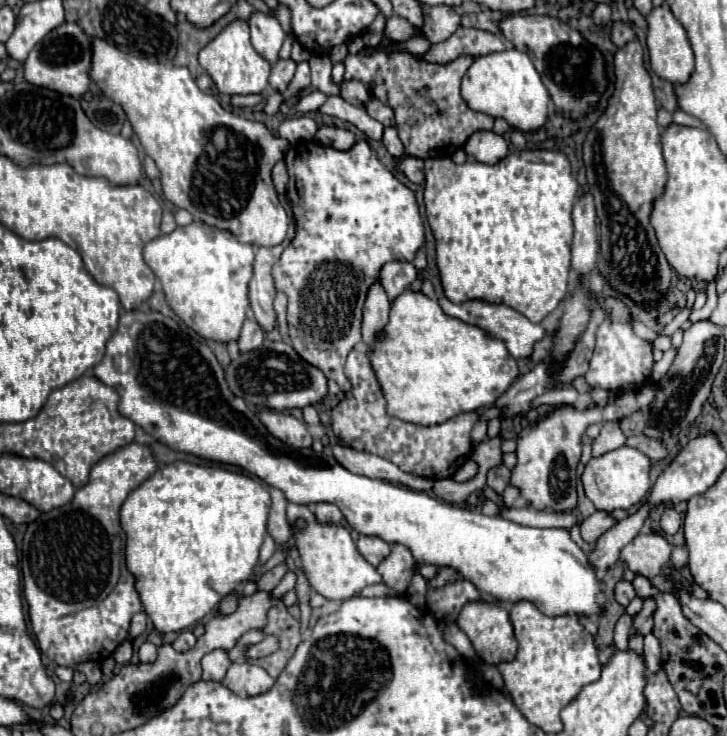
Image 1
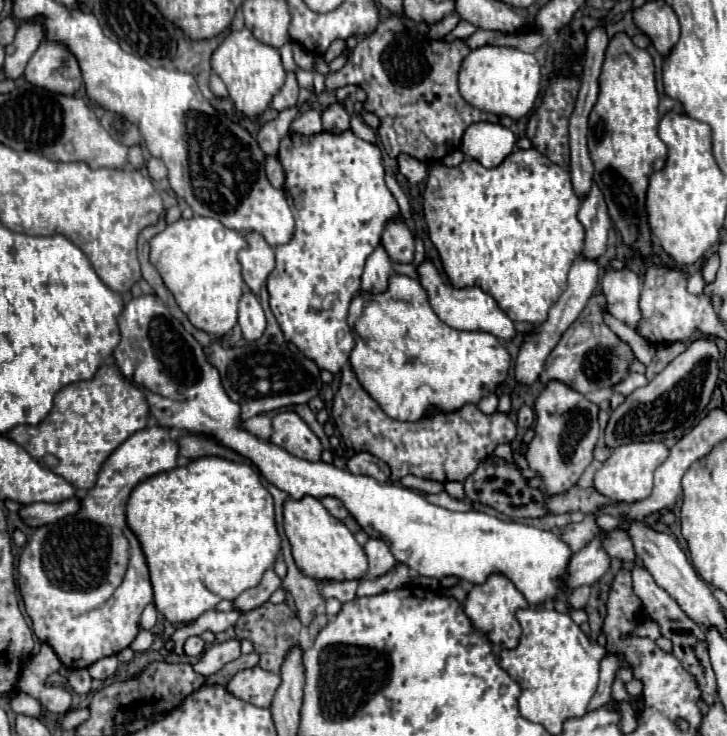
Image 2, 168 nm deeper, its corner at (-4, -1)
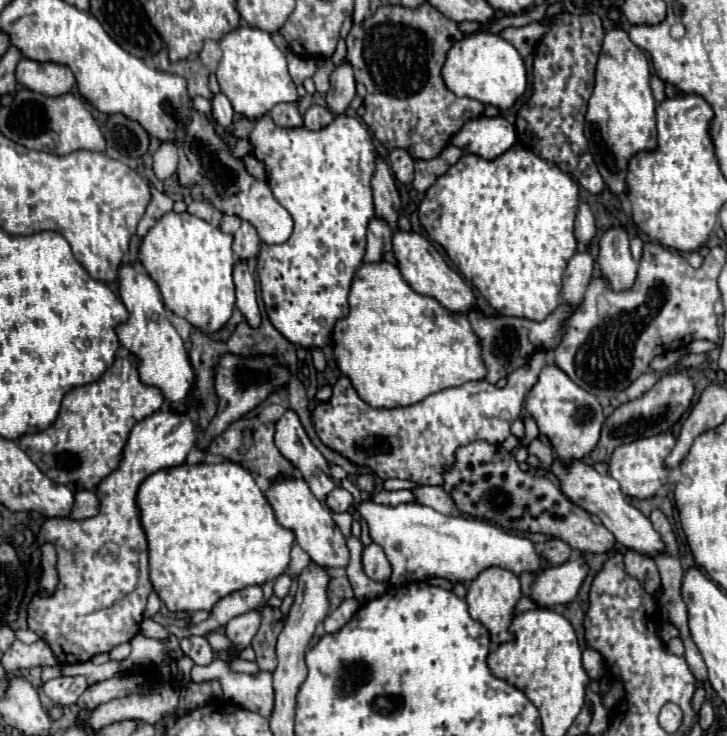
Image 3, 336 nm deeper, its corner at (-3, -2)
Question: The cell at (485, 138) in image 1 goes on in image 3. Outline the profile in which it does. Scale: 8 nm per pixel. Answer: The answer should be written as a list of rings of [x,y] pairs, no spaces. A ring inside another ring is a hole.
[[[503,117],[471,119],[451,139],[451,143],[461,151],[479,155],[487,161],[493,161],[509,151],[515,141],[515,127]]]

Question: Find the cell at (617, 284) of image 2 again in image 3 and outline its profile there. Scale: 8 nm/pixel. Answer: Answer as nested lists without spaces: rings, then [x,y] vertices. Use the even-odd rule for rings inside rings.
[[[611,227],[599,241],[599,257],[603,277],[613,291],[631,289],[637,277],[637,263],[629,251],[629,237],[623,227]]]

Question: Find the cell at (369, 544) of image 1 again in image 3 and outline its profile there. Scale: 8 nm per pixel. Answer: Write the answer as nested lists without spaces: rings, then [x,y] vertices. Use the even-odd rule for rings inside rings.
[[[371,543],[369,547],[365,547],[363,569],[365,569],[367,577],[371,577],[373,581],[389,581],[391,565],[385,557],[385,551],[377,543]]]

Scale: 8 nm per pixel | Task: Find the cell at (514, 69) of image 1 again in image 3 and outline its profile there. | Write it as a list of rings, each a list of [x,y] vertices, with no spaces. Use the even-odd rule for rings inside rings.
[[[491,33],[467,35],[463,41],[455,43],[447,53],[443,79],[455,95],[481,101],[483,105],[495,105],[501,111],[511,109],[527,91],[527,67],[523,57],[511,43]]]

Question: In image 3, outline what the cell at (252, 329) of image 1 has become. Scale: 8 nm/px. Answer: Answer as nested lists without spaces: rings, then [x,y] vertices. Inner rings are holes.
[[[237,261],[233,269],[235,289],[237,289],[237,309],[243,313],[245,321],[251,327],[261,325],[261,313],[257,307],[257,295],[255,295],[255,279],[247,267],[247,263]]]

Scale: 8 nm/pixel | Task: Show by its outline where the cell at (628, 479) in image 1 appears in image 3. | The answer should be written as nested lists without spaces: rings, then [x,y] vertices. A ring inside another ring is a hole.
[[[655,435],[647,439],[637,439],[629,445],[621,445],[613,451],[609,459],[609,475],[619,481],[623,495],[637,497],[637,499],[649,499],[667,481],[669,471],[665,469],[663,459],[671,453],[673,447],[675,447],[675,437],[671,435]]]

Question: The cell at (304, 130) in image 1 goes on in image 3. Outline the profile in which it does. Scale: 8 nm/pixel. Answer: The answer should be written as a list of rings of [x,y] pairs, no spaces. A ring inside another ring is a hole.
[[[311,105],[307,109],[307,113],[303,115],[303,127],[313,129],[313,131],[325,127],[331,121],[333,121],[333,115],[325,107],[319,107],[319,105]]]

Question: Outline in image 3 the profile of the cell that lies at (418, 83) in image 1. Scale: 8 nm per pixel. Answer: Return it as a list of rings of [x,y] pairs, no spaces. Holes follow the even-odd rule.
[[[423,3],[423,7],[417,7],[415,11],[407,11],[407,7],[383,5],[361,25],[353,25],[347,37],[345,63],[353,67],[355,81],[361,81],[367,87],[367,95],[363,101],[363,121],[367,123],[367,127],[371,127],[373,135],[387,147],[387,151],[401,147],[409,151],[413,159],[435,159],[469,119],[477,119],[483,115],[483,103],[467,97],[457,97],[445,87],[441,77],[441,69],[445,65],[449,49],[463,37],[465,35],[459,31],[457,23],[447,19],[429,3]]]

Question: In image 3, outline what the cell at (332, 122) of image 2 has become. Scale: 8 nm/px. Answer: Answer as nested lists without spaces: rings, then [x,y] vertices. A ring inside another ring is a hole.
[[[343,63],[331,73],[331,89],[327,91],[327,109],[333,115],[345,113],[355,97],[355,77],[351,65]]]

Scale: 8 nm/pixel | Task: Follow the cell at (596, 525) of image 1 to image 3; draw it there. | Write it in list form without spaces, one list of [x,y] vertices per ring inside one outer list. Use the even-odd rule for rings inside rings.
[[[557,537],[547,539],[547,543],[541,547],[541,551],[543,551],[543,555],[547,555],[547,559],[551,559],[551,565],[561,565],[561,563],[569,561],[569,557],[573,553],[573,549]]]

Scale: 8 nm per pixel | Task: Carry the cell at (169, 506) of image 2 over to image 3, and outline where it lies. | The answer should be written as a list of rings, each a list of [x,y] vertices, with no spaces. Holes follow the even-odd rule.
[[[183,463],[179,467],[163,469],[149,475],[141,483],[137,495],[141,525],[149,541],[151,583],[171,613],[195,613],[199,609],[211,611],[213,605],[229,593],[273,581],[289,565],[289,551],[295,537],[275,521],[255,479],[239,463]]]

